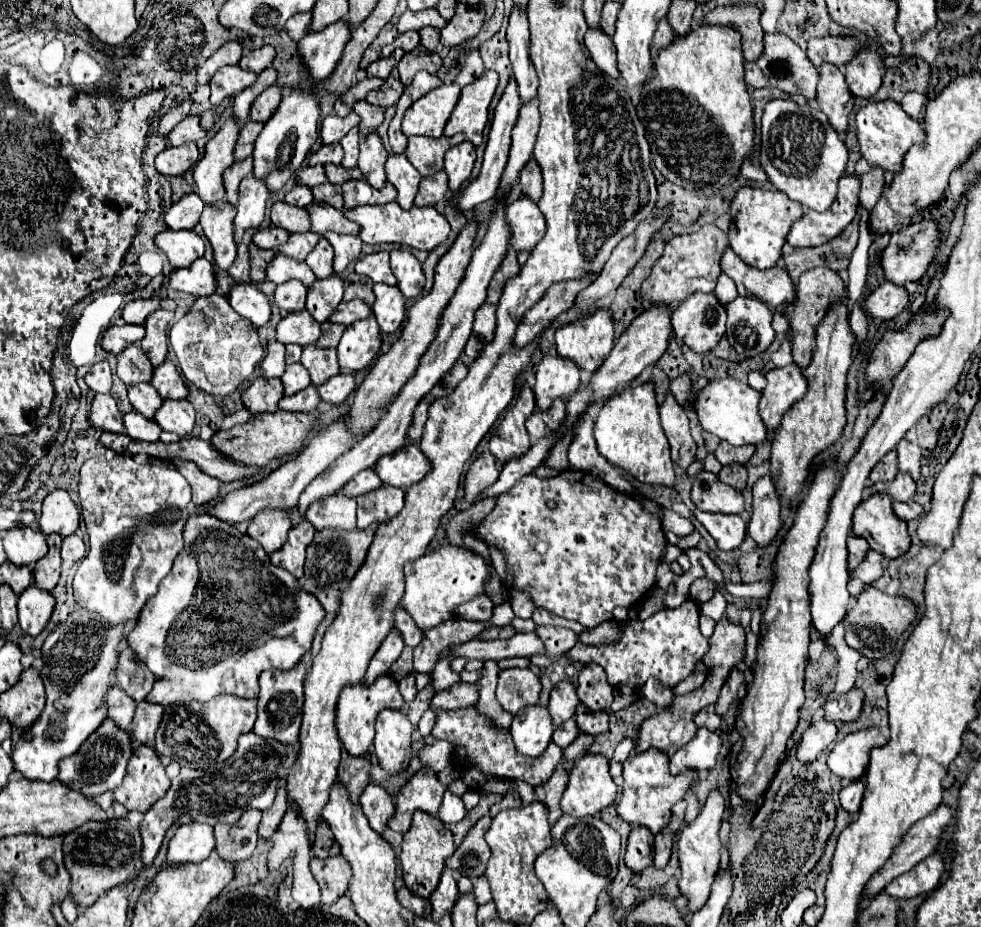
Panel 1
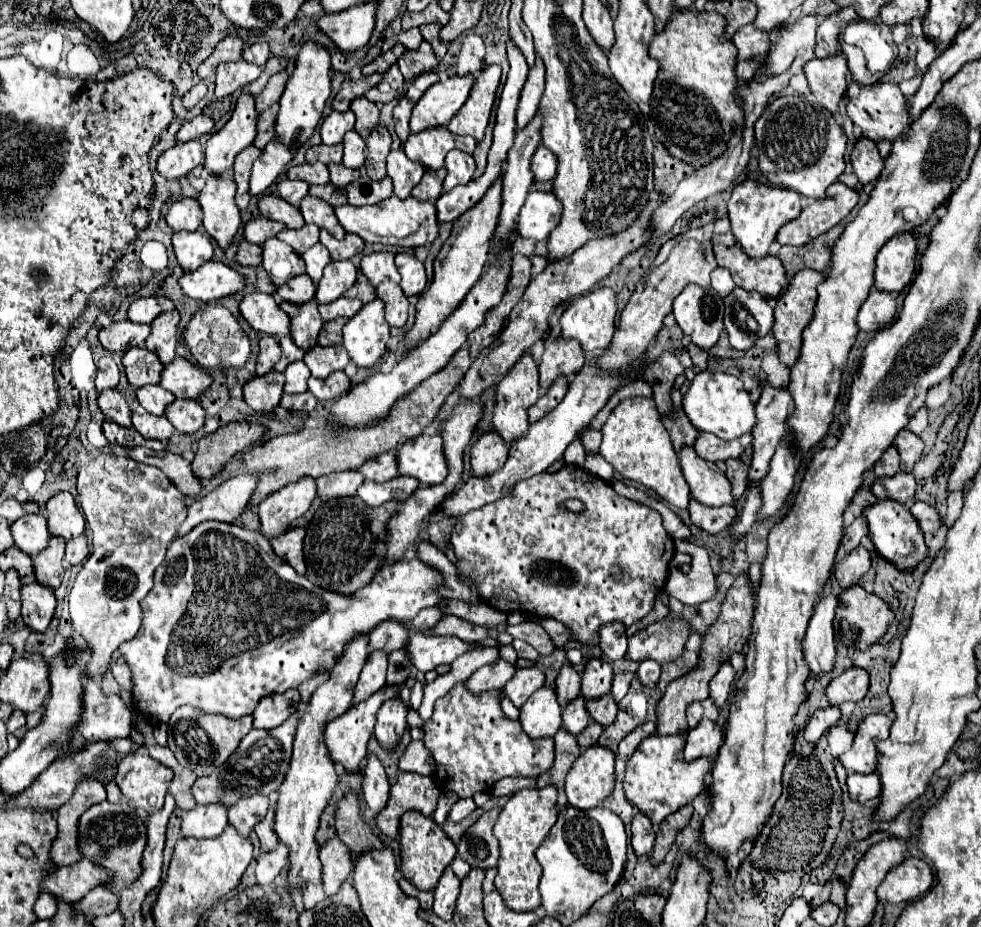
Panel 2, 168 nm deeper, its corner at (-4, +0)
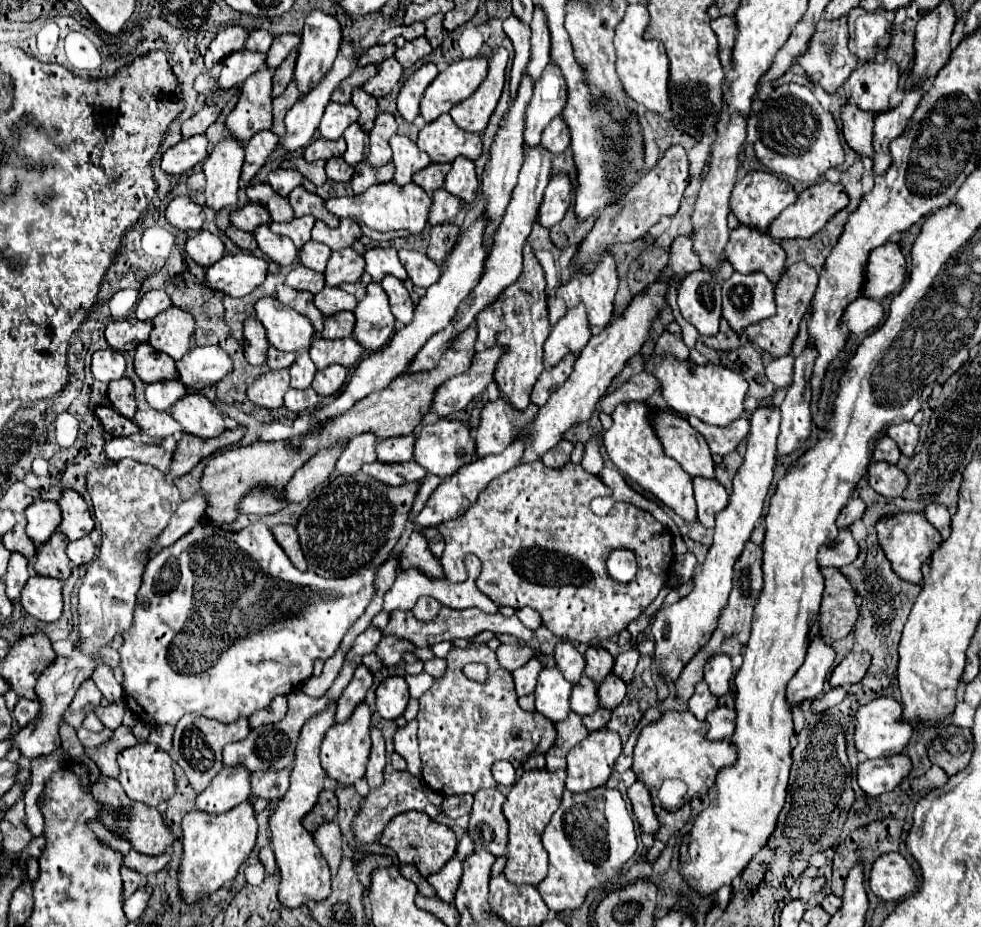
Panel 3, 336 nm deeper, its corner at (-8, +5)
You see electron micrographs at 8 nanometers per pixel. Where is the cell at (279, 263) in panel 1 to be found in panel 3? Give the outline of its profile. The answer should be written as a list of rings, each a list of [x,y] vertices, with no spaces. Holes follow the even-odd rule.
[[[268,225],[258,227],[252,235],[258,241],[258,249],[262,249],[262,253],[276,265],[290,265],[298,257],[298,249],[292,239],[272,233]]]

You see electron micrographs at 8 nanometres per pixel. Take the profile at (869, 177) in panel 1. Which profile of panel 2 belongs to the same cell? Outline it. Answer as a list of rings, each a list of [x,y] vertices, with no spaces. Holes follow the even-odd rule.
[[[860,136],[854,144],[854,150],[850,154],[850,162],[854,168],[854,174],[858,176],[858,180],[862,184],[874,182],[878,180],[882,168],[884,168],[884,160],[878,154],[876,144],[872,144],[872,140],[866,140],[864,136]]]

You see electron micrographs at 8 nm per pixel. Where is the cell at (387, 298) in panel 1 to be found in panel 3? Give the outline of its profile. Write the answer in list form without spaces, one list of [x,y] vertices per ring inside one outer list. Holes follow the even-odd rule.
[[[386,275],[382,281],[382,289],[386,291],[386,295],[390,299],[390,309],[392,309],[392,315],[396,317],[396,321],[400,321],[402,325],[408,325],[412,321],[414,305],[412,305],[410,293],[404,287],[404,281],[400,281],[392,275]]]

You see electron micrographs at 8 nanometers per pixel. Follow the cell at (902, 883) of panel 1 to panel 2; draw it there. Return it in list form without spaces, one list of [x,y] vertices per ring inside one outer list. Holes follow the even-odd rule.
[[[906,856],[904,862],[896,864],[888,876],[884,876],[880,888],[876,890],[876,896],[880,902],[900,904],[900,902],[912,902],[920,896],[924,896],[932,886],[932,870],[924,860]]]

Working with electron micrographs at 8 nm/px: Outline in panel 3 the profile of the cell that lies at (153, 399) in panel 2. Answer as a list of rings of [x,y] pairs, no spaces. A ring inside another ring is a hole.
[[[164,381],[146,385],[146,401],[152,409],[168,411],[182,395],[186,395],[186,387],[180,381]]]

